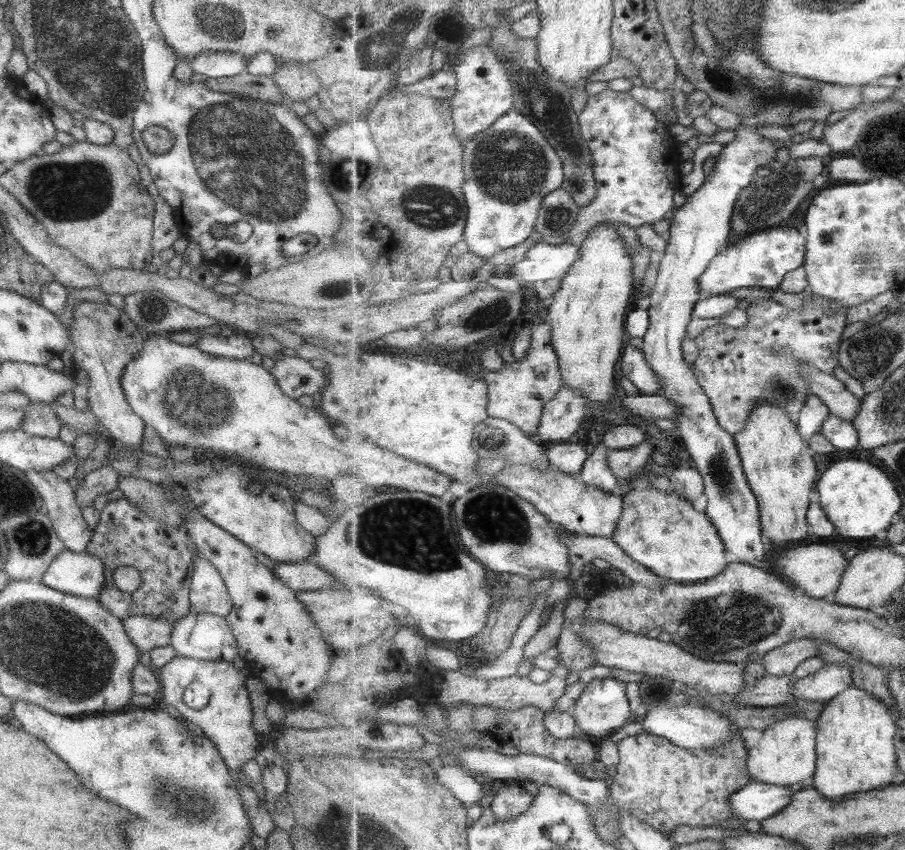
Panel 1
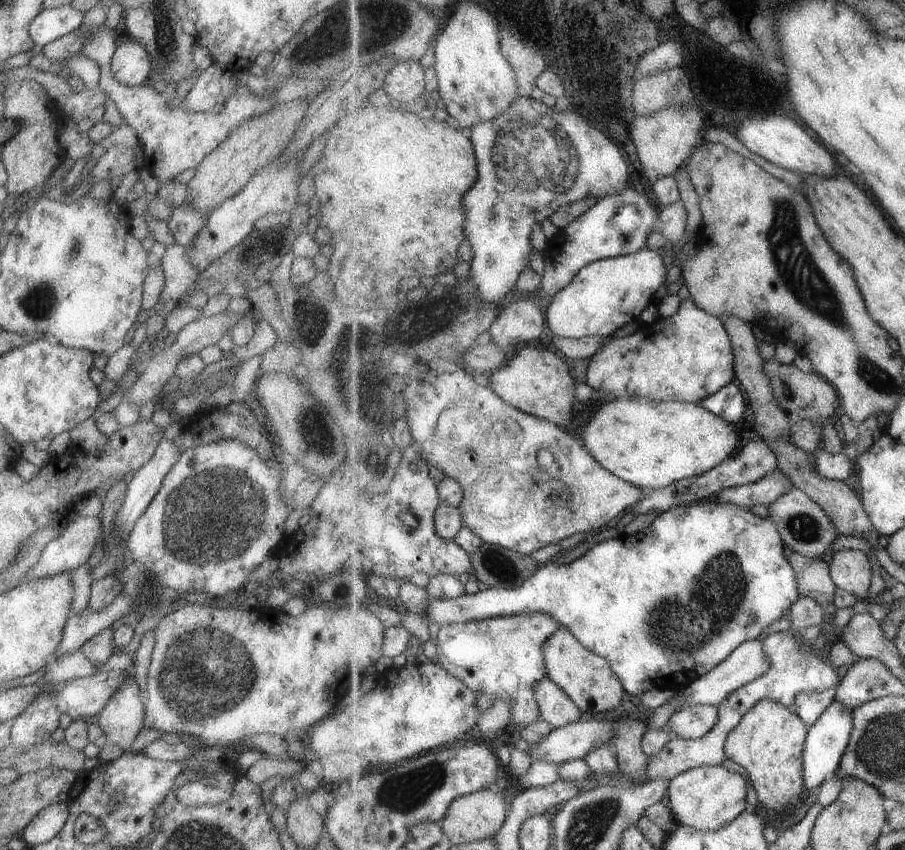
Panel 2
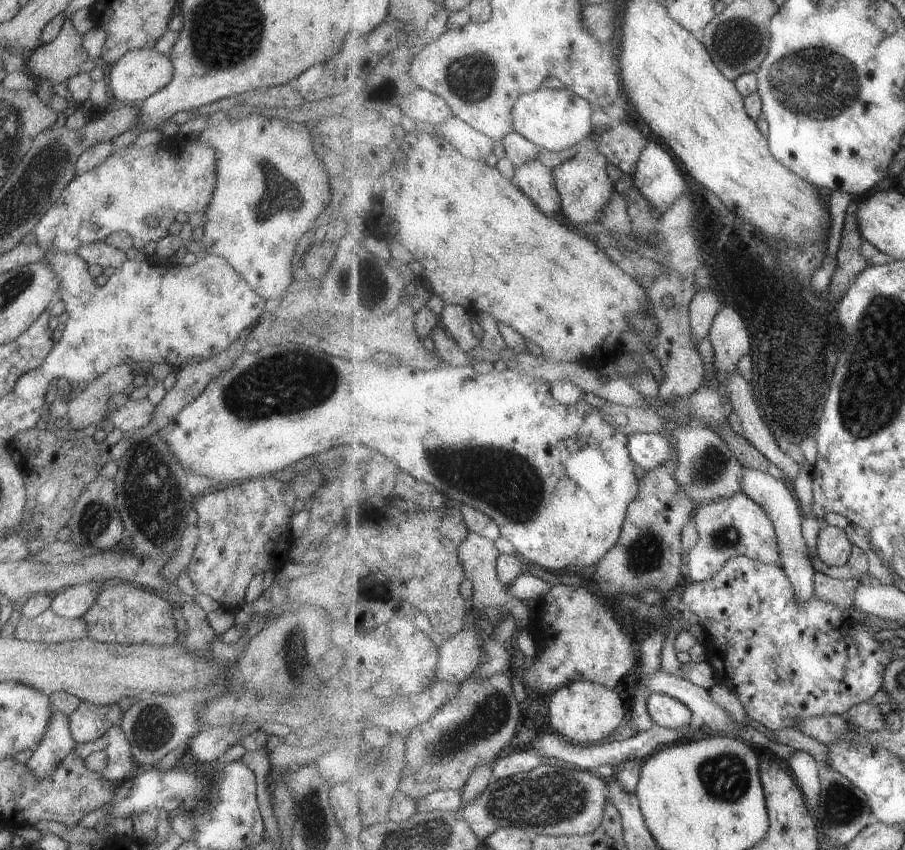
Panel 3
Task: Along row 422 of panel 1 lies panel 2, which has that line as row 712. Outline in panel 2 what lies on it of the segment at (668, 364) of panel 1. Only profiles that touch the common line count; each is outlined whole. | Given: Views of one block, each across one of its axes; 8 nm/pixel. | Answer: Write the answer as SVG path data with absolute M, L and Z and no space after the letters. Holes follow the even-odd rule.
M693 705L677 711L667 726L682 739L698 739L713 730L719 717L718 705Z

